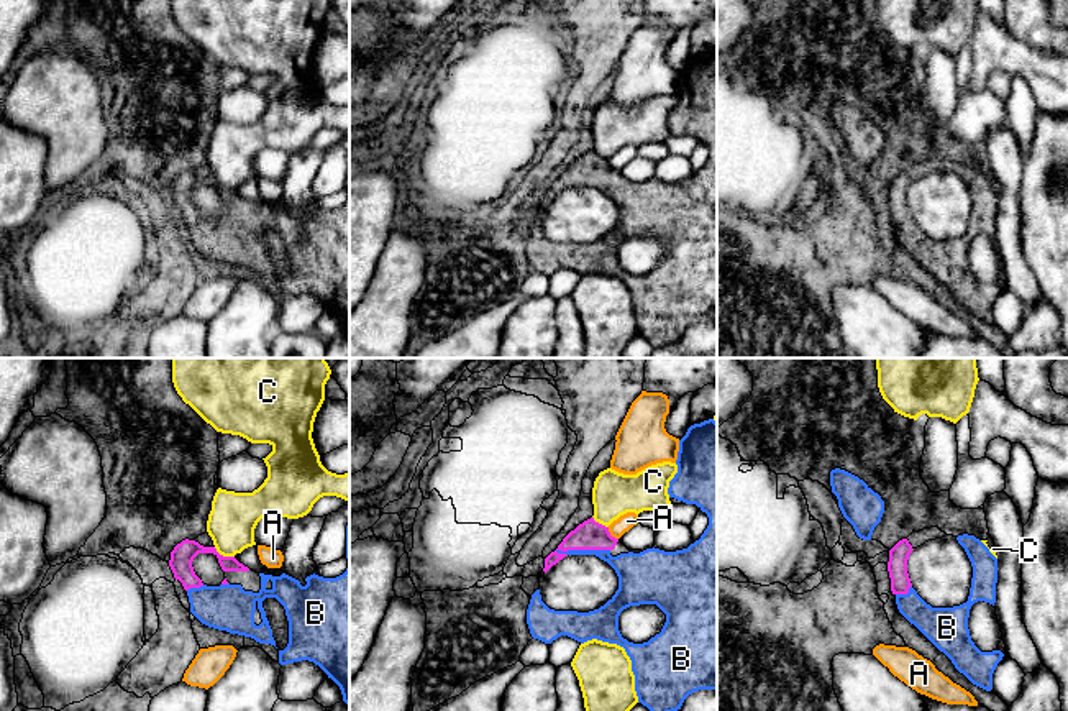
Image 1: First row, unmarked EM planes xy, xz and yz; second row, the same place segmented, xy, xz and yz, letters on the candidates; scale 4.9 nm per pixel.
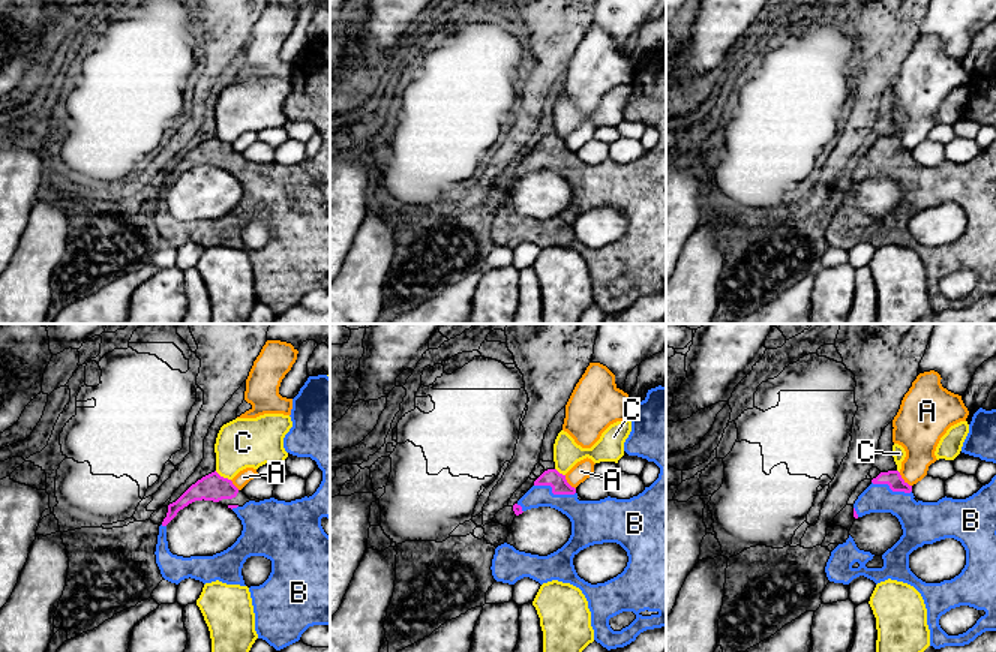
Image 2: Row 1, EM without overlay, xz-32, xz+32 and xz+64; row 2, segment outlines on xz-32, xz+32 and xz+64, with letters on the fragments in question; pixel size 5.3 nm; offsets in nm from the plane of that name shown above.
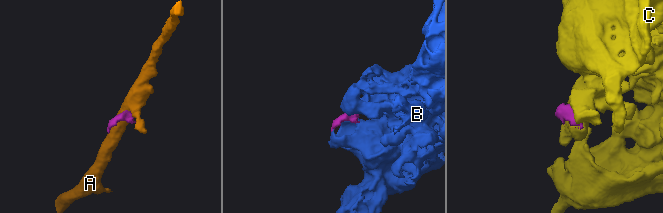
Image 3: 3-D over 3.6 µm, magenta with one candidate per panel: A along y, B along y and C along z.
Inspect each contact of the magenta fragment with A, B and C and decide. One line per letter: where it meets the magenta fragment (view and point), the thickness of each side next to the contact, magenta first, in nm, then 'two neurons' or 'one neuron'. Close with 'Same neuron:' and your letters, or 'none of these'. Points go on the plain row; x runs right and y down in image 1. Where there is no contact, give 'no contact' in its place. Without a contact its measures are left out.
A: xz (609, 166) | 140/80 nm | two neurons
B: xz (581, 181) | 140/140 nm | one neuron
C: xy (222, 188) | 120/240 nm | two neurons
Same neuron: B

